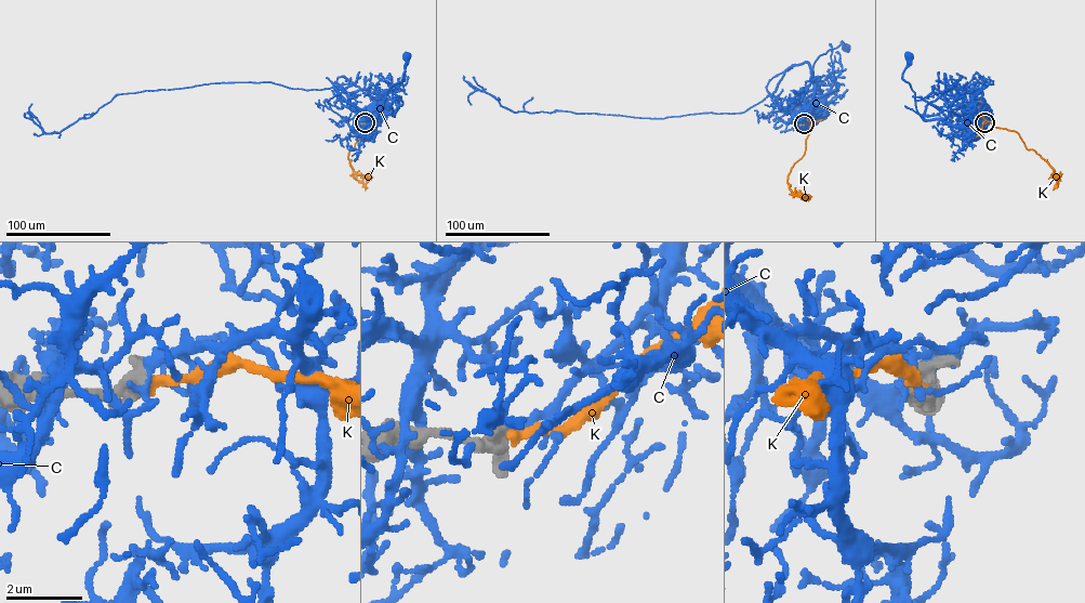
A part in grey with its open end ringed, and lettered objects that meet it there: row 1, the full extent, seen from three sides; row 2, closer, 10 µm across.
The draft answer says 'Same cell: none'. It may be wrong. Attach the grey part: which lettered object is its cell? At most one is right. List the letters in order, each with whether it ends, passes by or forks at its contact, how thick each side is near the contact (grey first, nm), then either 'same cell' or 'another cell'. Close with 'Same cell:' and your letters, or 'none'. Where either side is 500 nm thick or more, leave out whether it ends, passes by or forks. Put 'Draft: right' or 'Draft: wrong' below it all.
C: it ends there; 320 nm thick on the grey side, 240 nm on the other; another cell
K: it ends there; 320 nm thick on the grey side, 280 nm on the other; same cell
Same cell: K
Draft: wrong

